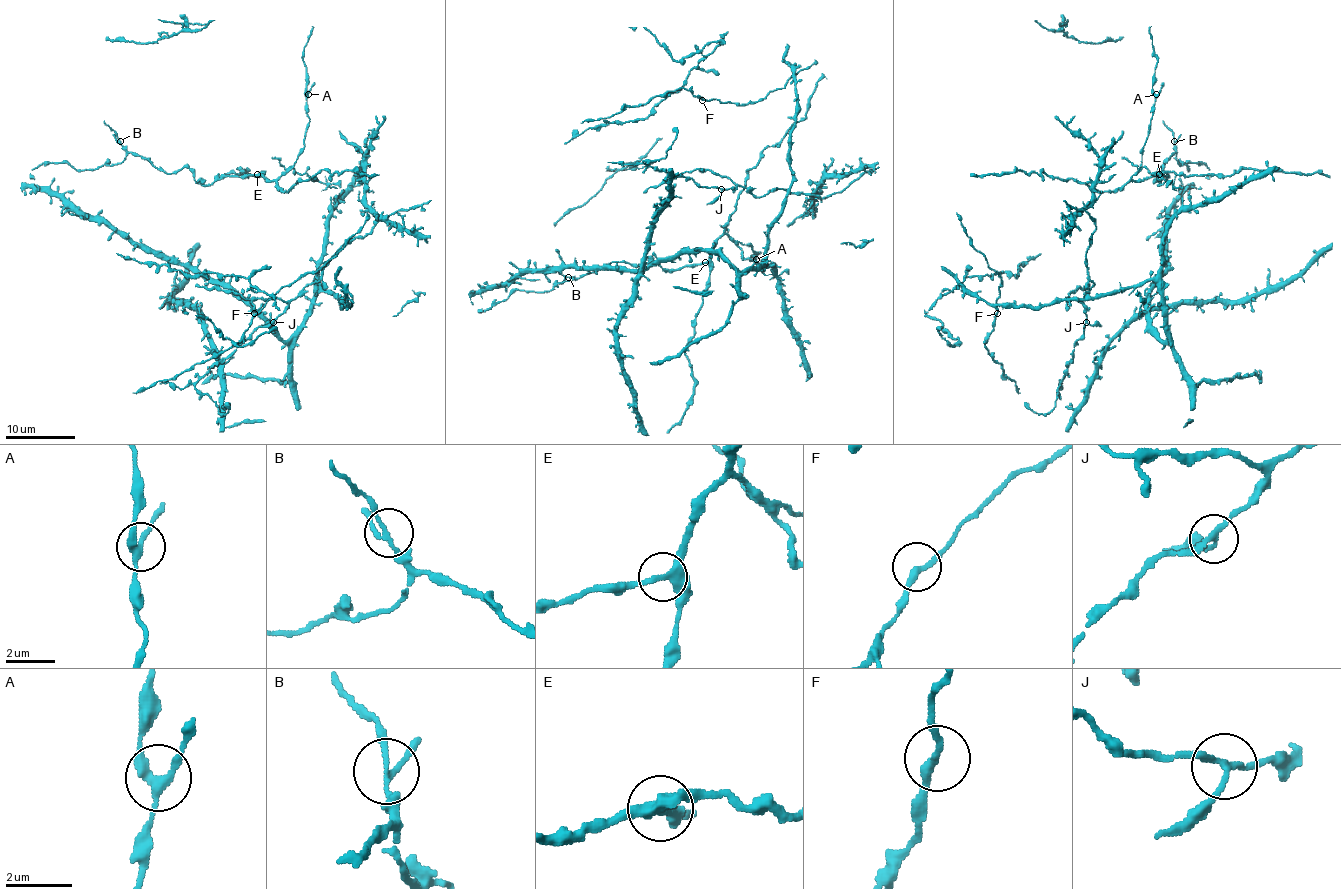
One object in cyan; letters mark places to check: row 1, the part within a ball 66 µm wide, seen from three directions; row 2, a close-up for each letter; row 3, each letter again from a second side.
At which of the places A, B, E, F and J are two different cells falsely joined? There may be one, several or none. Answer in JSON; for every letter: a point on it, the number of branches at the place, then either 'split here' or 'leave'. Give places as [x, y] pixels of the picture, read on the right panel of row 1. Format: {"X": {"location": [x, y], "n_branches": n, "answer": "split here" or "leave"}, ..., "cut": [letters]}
{"A": {"location": [1156, 94], "n_branches": 3, "answer": "leave"}, "B": {"location": [1174, 141], "n_branches": 3, "answer": "leave"}, "E": {"location": [1159, 174], "n_branches": 3, "answer": "leave"}, "F": {"location": [997, 313], "n_branches": 2, "answer": "leave"}, "J": {"location": [1086, 322], "n_branches": 3, "answer": "leave"}, "cut": []}

